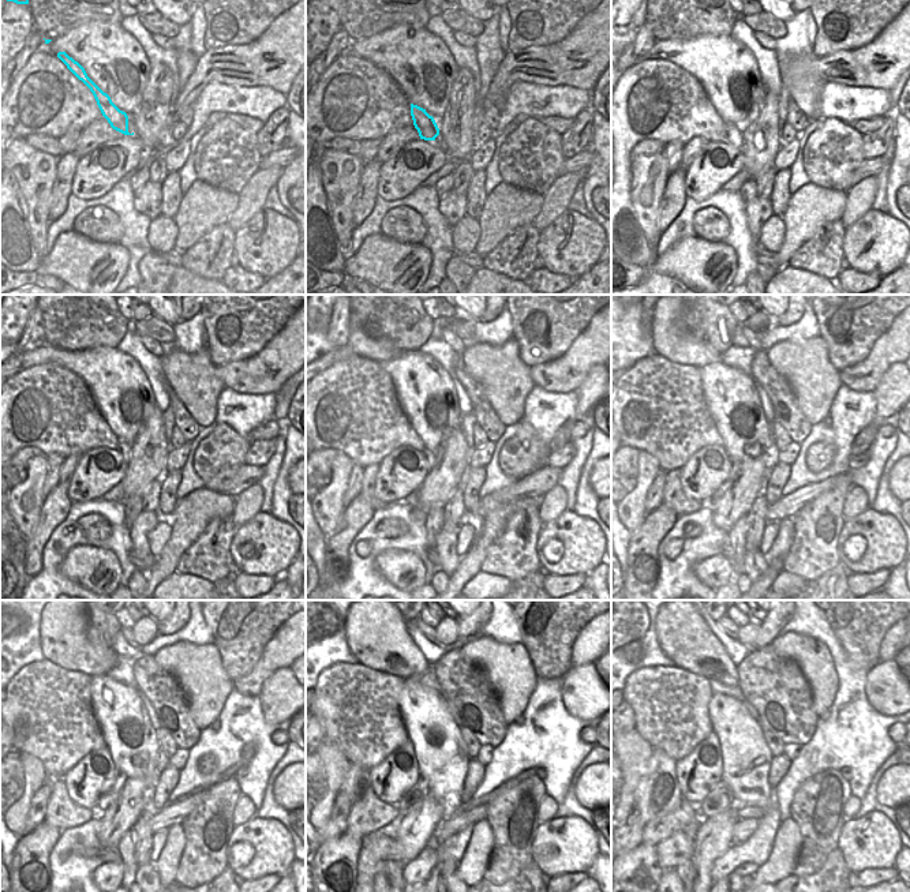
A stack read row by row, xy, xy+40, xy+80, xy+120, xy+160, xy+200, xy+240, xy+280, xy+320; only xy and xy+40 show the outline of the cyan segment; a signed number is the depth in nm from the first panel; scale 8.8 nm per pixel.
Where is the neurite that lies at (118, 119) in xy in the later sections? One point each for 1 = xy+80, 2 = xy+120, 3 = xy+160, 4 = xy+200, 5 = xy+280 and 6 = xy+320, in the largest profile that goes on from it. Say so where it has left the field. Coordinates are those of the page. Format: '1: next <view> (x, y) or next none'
1: next xy+80 (734, 137)
2: next xy+120 (124, 448)
3: next xy+160 (430, 456)
4: next xy+200 (734, 465)
5: next xy+280 (414, 798)
6: next xy+320 (721, 797)

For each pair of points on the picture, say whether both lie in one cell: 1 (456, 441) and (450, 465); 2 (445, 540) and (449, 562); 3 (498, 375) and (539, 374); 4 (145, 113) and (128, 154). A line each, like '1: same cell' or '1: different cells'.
1: same cell
2: same cell
3: different cells
4: different cells

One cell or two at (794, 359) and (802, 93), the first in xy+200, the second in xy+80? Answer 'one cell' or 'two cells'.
one cell

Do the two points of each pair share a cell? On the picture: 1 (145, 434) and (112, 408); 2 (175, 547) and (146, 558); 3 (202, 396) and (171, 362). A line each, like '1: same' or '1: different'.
1: different
2: different
3: same

